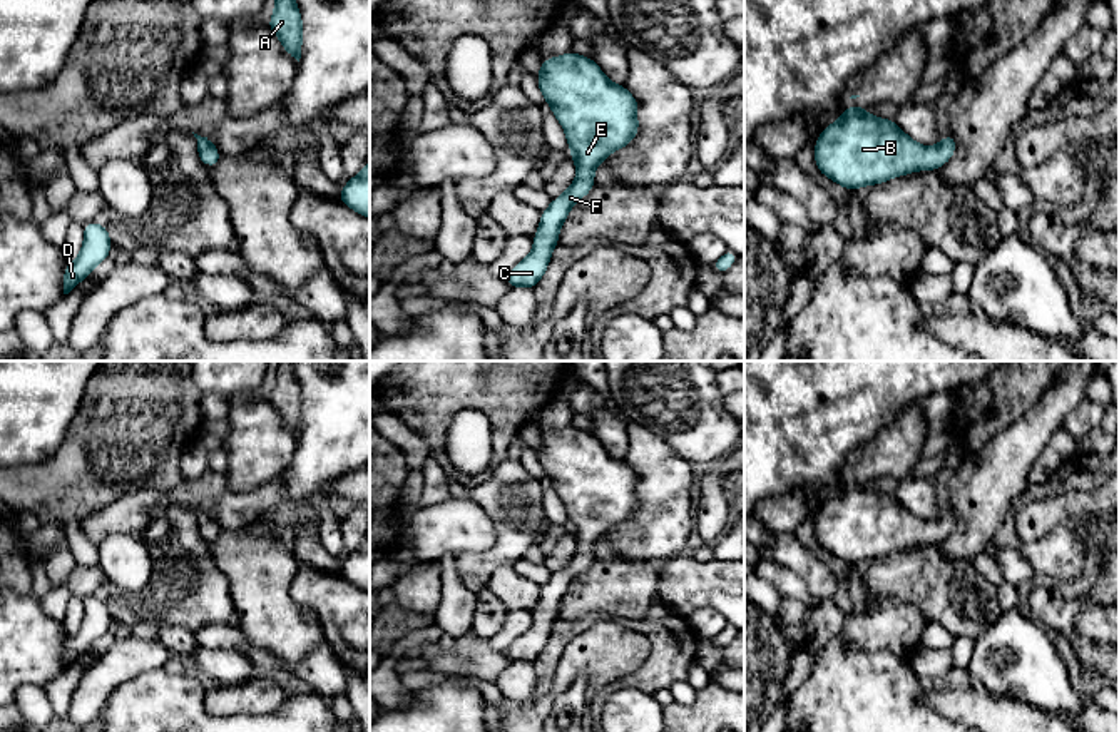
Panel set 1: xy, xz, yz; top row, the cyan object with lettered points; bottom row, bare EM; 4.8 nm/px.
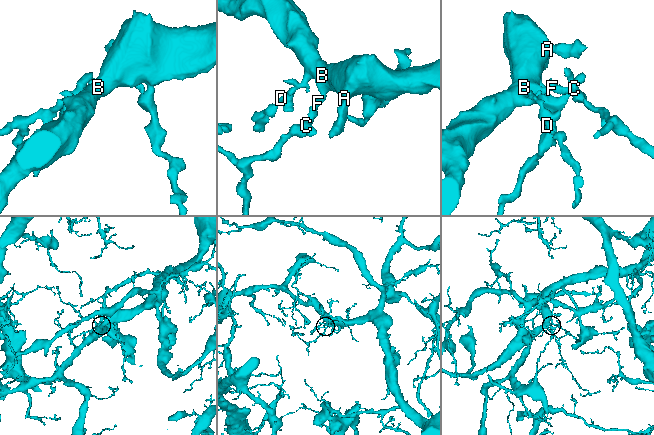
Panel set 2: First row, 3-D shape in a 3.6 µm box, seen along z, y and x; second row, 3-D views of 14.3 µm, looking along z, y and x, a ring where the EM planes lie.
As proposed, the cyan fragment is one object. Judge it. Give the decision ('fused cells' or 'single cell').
single cell

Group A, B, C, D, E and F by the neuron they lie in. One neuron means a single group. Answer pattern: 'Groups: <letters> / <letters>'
Groups: A B C D E F

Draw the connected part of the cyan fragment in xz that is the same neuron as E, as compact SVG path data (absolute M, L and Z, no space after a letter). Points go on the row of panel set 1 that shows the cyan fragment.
M569 50L555 58L542 58L537 84L564 127L577 177L542 211L532 252L503 276L510 287L527 289L534 289L545 274L569 211L595 186L595 167L639 132L637 100L624 85L612 84L589 57Z

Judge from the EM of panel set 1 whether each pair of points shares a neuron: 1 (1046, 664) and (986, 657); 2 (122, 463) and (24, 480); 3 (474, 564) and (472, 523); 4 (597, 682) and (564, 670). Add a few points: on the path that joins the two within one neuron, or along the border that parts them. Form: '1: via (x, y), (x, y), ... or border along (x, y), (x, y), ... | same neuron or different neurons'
1: via (1031, 674), (1001, 672) | same neuron
2: via (97, 463), (79, 480), (49, 480) | same neuron
3: border along (492, 518), (494, 543), (480, 552), (455, 555) | different neurons
4: via (592, 674), (587, 669), (572, 669) | same neuron

